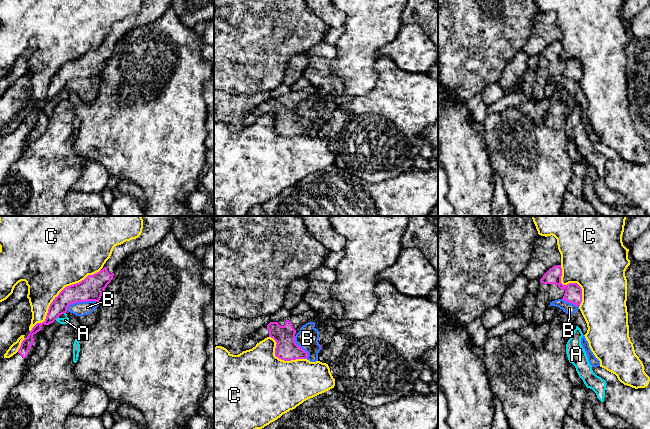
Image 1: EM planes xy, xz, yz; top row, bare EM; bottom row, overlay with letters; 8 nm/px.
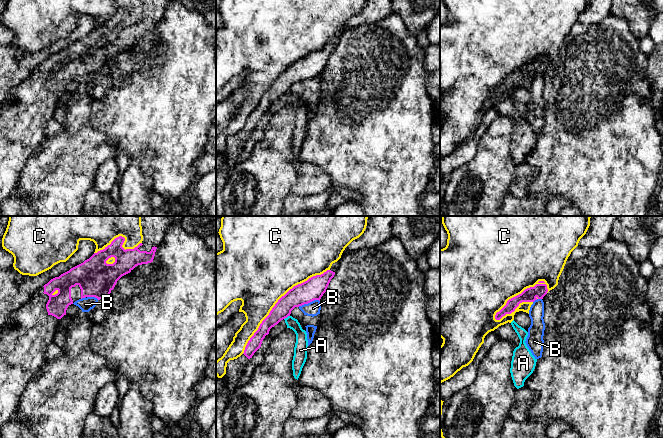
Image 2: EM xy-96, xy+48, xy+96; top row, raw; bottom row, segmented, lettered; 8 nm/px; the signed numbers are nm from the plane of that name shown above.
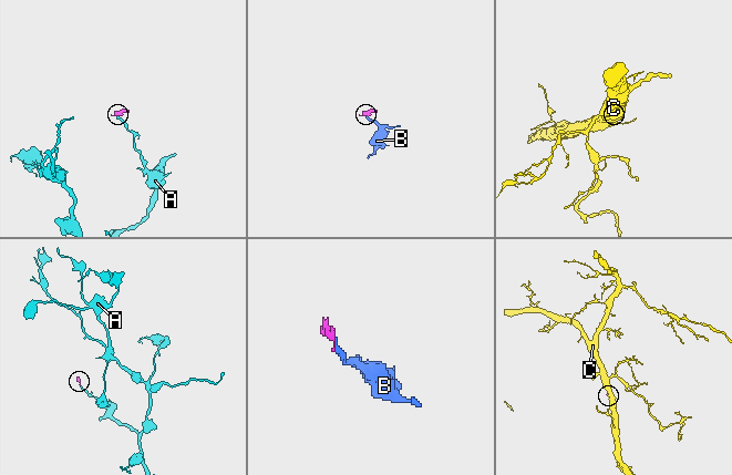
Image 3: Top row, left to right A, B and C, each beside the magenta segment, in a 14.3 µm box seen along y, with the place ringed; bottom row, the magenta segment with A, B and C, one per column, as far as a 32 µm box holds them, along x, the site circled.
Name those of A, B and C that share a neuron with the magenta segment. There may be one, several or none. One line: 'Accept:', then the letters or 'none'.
Accept: none

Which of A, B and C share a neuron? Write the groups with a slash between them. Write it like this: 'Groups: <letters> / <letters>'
Groups: A / B / C

